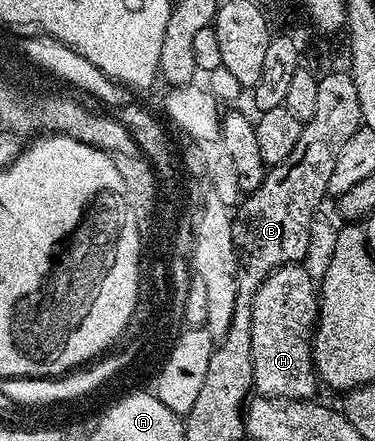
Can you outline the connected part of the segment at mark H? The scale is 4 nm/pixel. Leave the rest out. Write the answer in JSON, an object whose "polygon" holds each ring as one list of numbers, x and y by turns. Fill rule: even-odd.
{"polygon":[[300,263,278,267,258,287,252,296,252,383,261,397,274,397,285,401,312,399,316,394,318,374,312,359,314,334,318,320,318,285]]}

